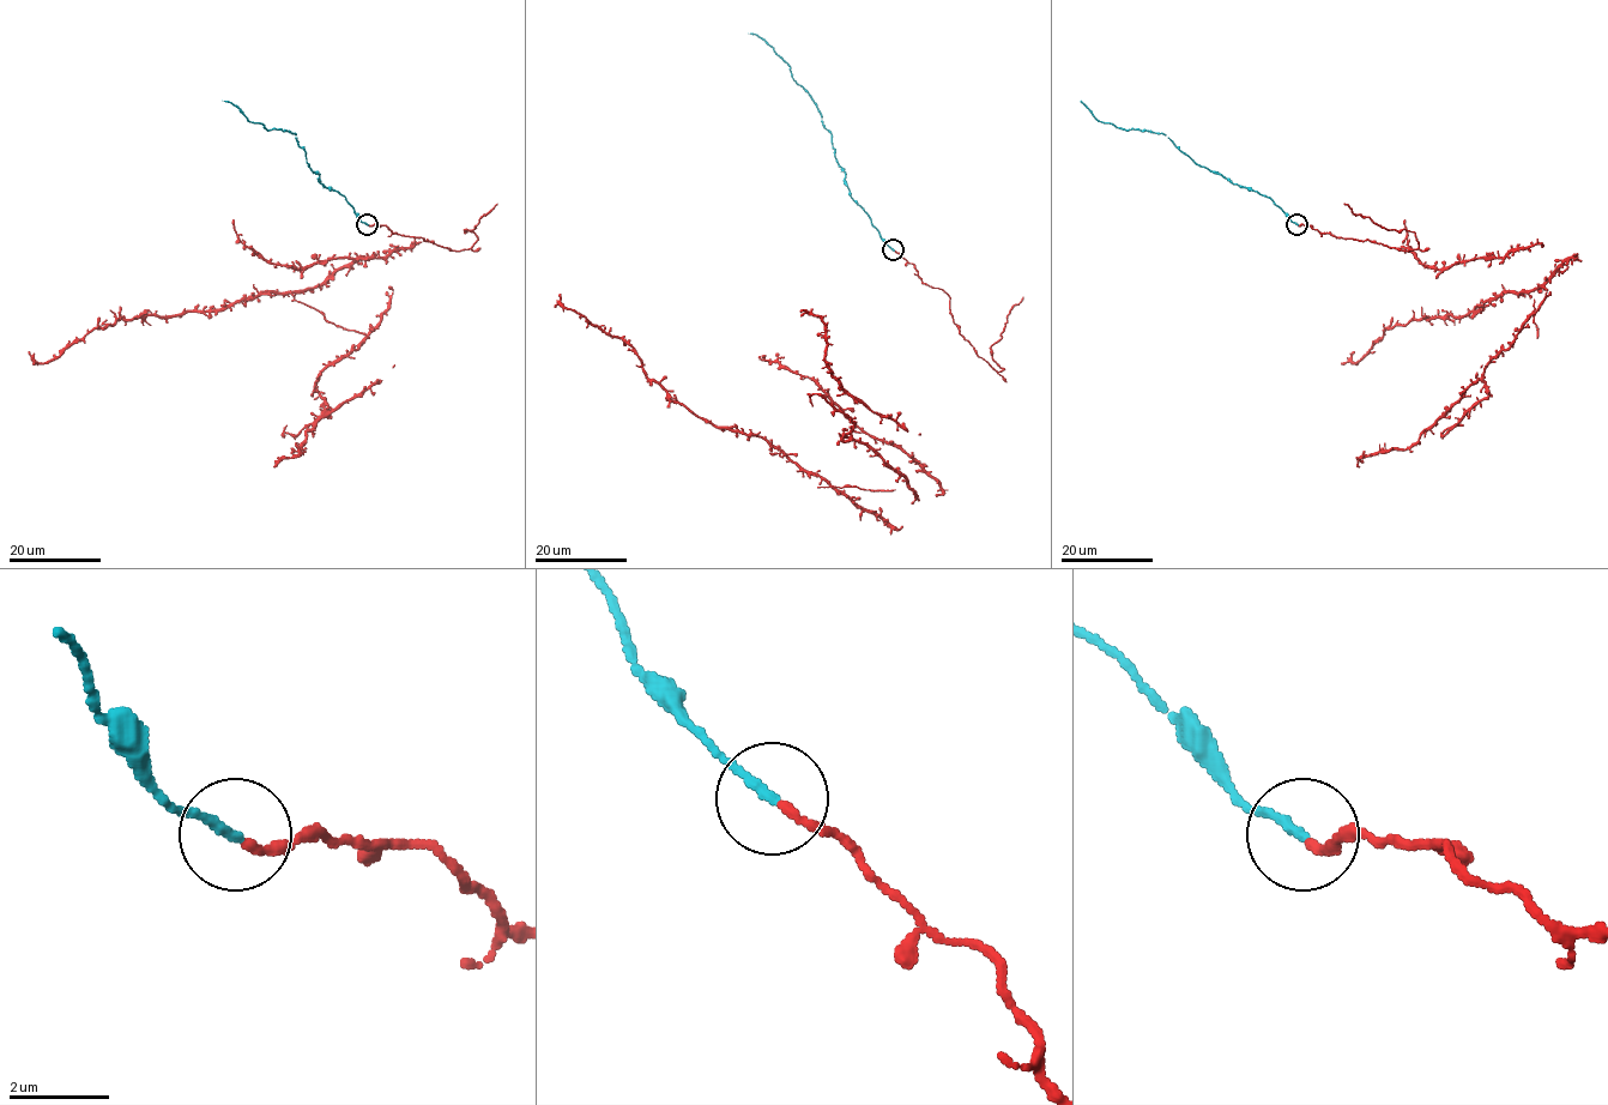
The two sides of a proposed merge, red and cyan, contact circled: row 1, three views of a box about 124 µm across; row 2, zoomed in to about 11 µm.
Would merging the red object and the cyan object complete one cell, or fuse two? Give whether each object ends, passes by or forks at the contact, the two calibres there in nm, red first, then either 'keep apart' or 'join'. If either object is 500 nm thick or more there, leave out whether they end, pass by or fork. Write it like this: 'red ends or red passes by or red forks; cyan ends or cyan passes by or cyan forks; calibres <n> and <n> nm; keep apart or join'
red ends; cyan ends; calibres 190 and 180 nm; join

